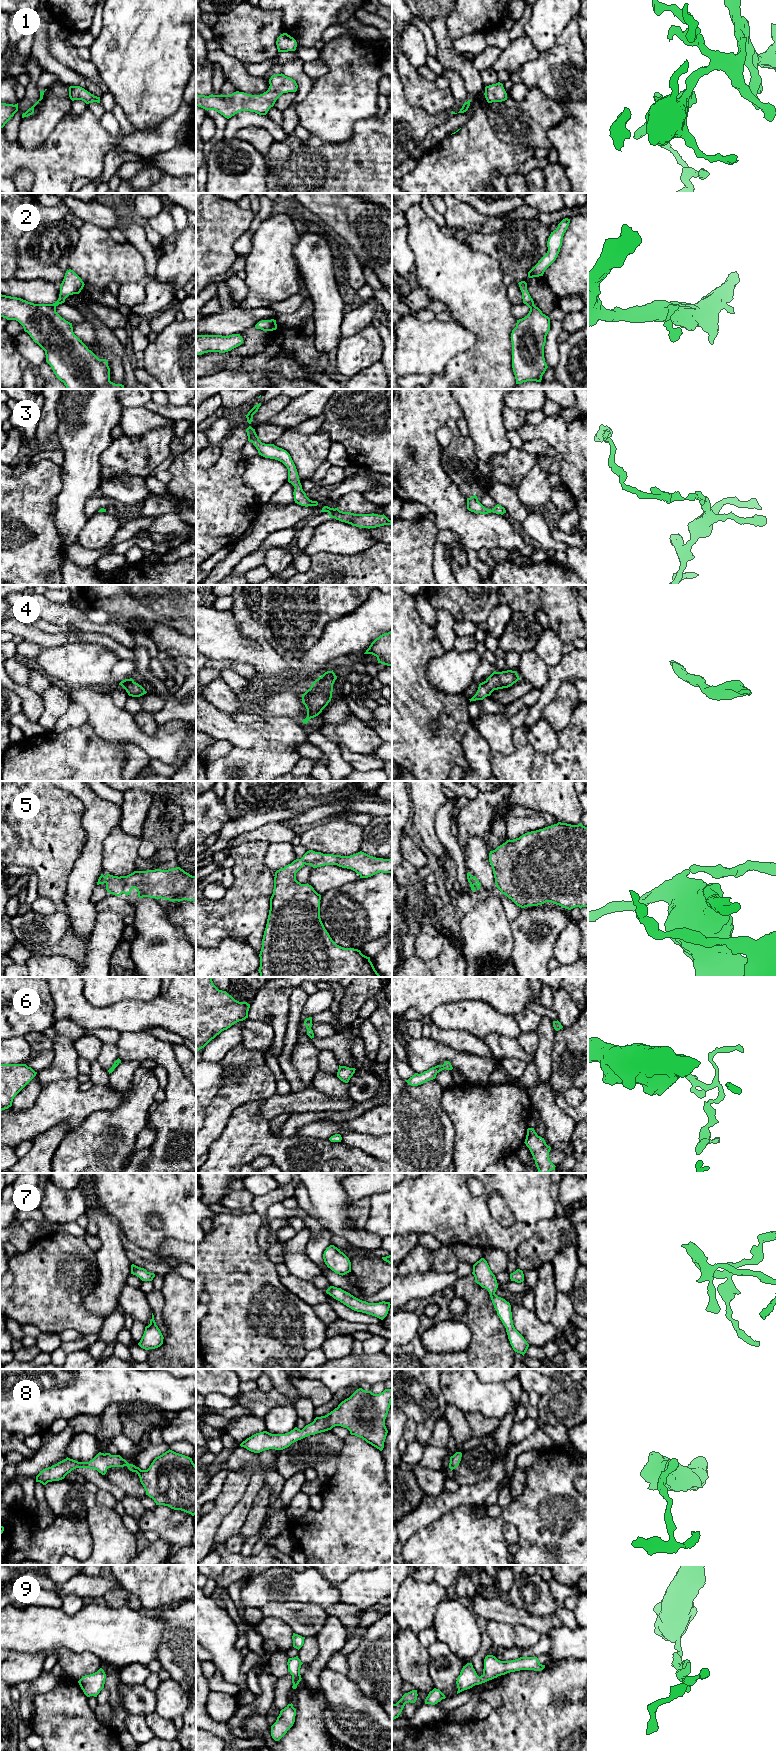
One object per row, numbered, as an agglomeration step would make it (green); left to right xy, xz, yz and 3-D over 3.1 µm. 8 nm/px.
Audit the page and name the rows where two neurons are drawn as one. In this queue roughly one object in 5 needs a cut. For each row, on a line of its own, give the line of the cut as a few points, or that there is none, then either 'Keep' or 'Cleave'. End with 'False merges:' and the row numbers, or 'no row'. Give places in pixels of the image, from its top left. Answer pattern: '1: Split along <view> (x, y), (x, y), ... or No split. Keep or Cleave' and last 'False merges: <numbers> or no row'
1: No split. Keep
2: No split. Keep
3: No split. Keep
4: No split. Keep
5: No split. Keep
6: No split. Keep
7: No split. Keep
8: No split. Keep
9: No split. Keep
False merges: no row

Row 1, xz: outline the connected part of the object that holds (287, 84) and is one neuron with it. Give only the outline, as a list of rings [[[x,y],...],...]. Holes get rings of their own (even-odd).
[[[282,73],[272,75],[269,84],[268,90],[260,95],[250,95],[239,91],[230,95],[196,94],[196,106],[207,111],[215,110],[227,119],[241,111],[266,115],[283,93],[296,92],[298,88],[295,80]]]

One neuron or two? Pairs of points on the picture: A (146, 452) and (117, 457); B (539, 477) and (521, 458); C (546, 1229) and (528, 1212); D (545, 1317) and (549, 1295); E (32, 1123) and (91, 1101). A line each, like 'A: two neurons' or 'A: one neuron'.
A: one neuron
B: two neurons
C: two neurons
D: one neuron
E: one neuron

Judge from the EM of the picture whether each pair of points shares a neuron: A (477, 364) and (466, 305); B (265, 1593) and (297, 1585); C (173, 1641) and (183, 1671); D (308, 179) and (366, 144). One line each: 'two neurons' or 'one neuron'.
A: one neuron
B: one neuron
C: one neuron
D: one neuron

